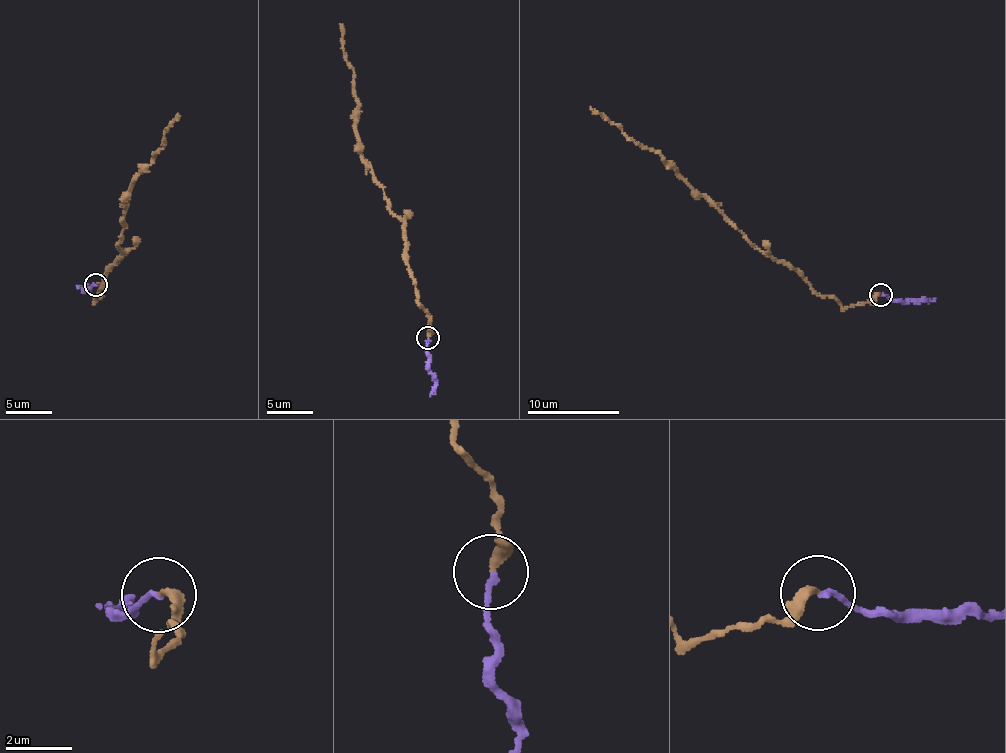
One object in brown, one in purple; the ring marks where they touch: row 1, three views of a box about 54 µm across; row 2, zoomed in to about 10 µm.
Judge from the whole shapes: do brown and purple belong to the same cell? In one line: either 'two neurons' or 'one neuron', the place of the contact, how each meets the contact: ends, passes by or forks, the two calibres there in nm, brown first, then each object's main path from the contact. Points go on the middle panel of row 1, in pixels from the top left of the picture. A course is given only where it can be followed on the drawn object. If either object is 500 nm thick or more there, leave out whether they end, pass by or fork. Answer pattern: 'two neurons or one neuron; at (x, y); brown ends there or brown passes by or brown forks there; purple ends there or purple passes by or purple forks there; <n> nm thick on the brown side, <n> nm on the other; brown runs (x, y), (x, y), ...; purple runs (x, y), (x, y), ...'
one neuron; at (428, 338); brown ends there; purple ends there; 280 nm thick on the brown side, 160 nm on the other; brown runs (428, 338), (429, 316), (405, 252), (404, 223), (361, 155), (353, 68), (340, 24); purple runs (428, 338), (429, 371), (435, 380), (435, 392), (430, 396)

